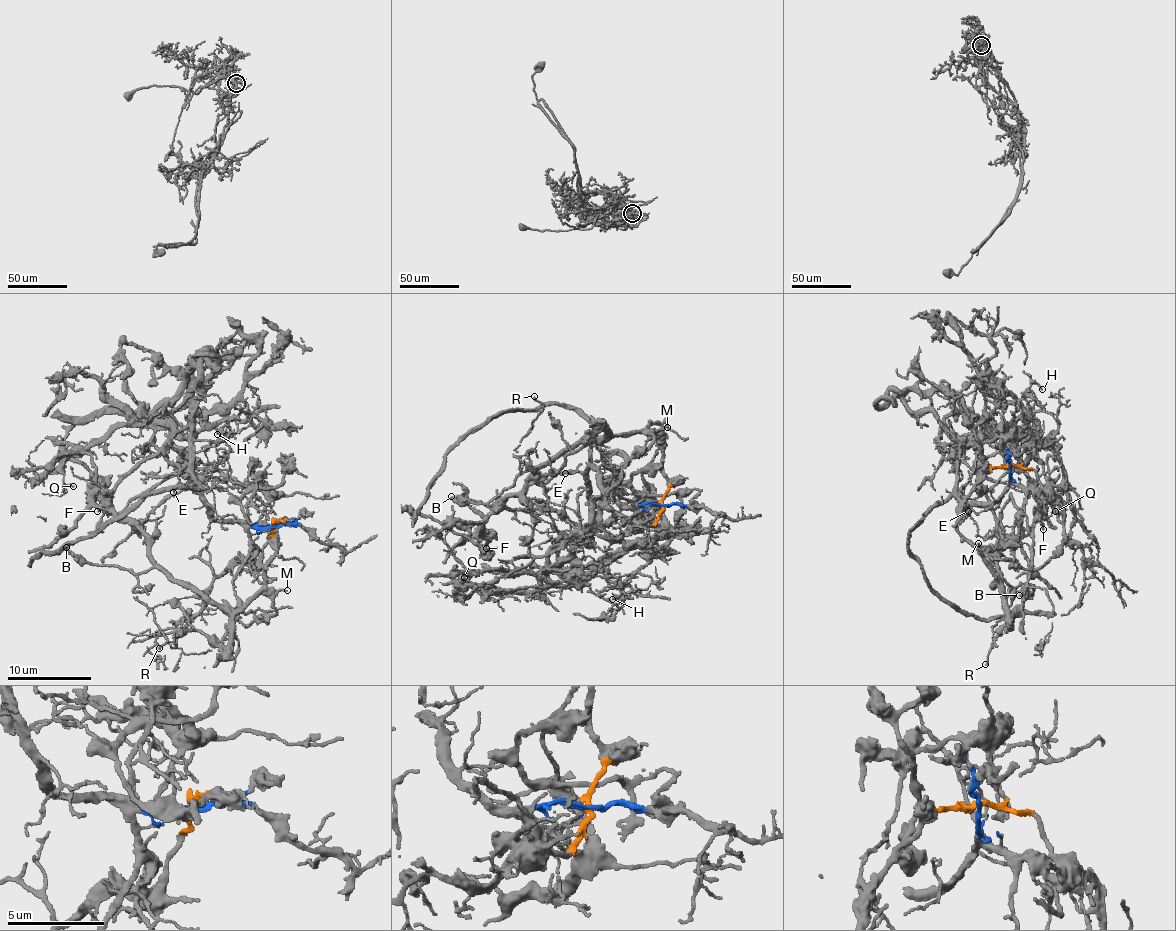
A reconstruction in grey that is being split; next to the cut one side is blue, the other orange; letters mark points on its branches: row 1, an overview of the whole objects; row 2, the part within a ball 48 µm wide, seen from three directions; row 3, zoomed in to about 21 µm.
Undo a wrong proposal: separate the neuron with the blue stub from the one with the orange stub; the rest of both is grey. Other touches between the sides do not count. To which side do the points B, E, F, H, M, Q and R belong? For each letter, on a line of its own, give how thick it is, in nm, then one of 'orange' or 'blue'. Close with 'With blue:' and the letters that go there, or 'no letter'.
B: 200 nm thick; orange
E: 130 nm thick; blue
F: 130 nm thick; orange
H: 150 nm thick; blue
M: 150 nm thick; orange
Q: 130 nm thick; blue
R: 170 nm thick; orange
With blue: E, H, Q

